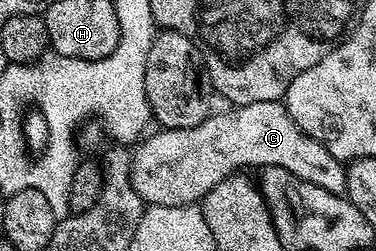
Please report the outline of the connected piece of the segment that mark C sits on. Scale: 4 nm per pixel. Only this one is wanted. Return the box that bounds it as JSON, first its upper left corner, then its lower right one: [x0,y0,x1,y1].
[129,100,347,206]

